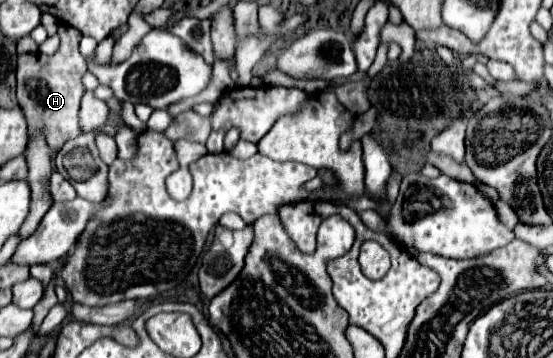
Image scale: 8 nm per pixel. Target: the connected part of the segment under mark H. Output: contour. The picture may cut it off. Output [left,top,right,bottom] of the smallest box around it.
[16,24,88,150]

